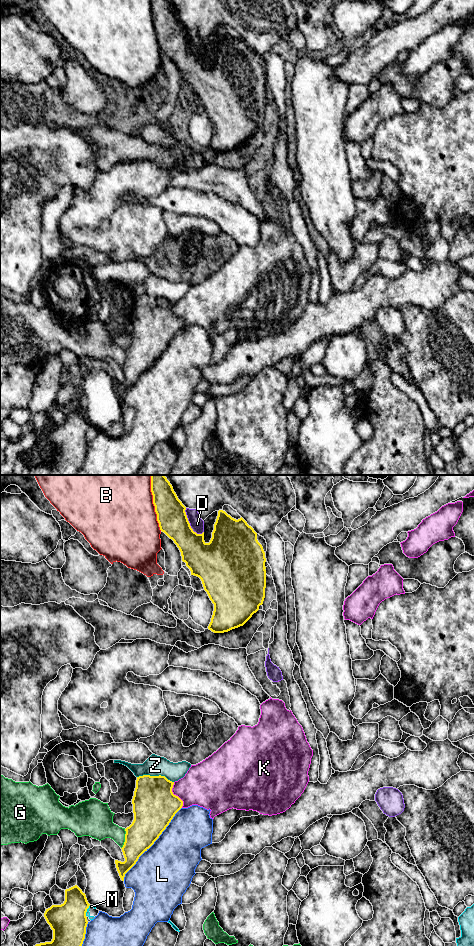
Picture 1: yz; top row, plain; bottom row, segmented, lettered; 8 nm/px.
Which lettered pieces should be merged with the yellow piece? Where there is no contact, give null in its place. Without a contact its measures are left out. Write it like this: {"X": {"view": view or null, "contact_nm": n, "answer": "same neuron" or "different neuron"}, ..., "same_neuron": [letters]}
{"B": {"view": "yz", "contact_nm": 460, "answer": "different neuron"}, "D": {"view": "yz", "contact_nm": 260, "answer": "different neuron"}, "G": {"view": "yz", "contact_nm": 160, "answer": "different neuron"}, "K": {"view": "yz", "contact_nm": 220, "answer": "different neuron"}, "L": {"view": "yz", "contact_nm": 750, "answer": "different neuron"}, "M": {"view": "yz", "contact_nm": 100, "answer": "different neuron"}, "Z": {"view": "yz", "contact_nm": 300, "answer": "different neuron"}, "same_neuron": []}

